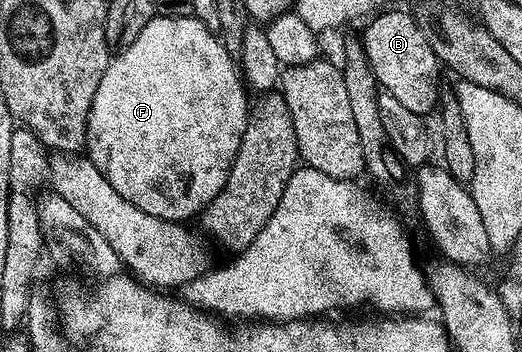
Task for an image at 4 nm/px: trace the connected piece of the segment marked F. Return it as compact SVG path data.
M158 16L151 19L147 28L143 28L143 32L139 32L137 39L118 54L121 55L118 58L116 55L110 61L107 72L103 72L103 80L99 80L99 88L95 91L95 100L91 100L84 153L93 161L95 168L99 168L99 172L103 172L103 176L109 181L111 188L115 188L115 192L119 192L119 196L123 196L123 200L135 204L135 208L143 208L143 212L168 222L184 223L189 220L185 218L196 219L205 206L211 204L211 200L215 200L215 196L219 196L223 184L227 184L227 176L231 172L235 152L239 148L245 124L249 120L251 98L249 102L248 96L245 95L247 86L243 81L242 71L239 69L234 55L227 52L220 37L214 31L207 29L199 19L192 16L187 18Z

